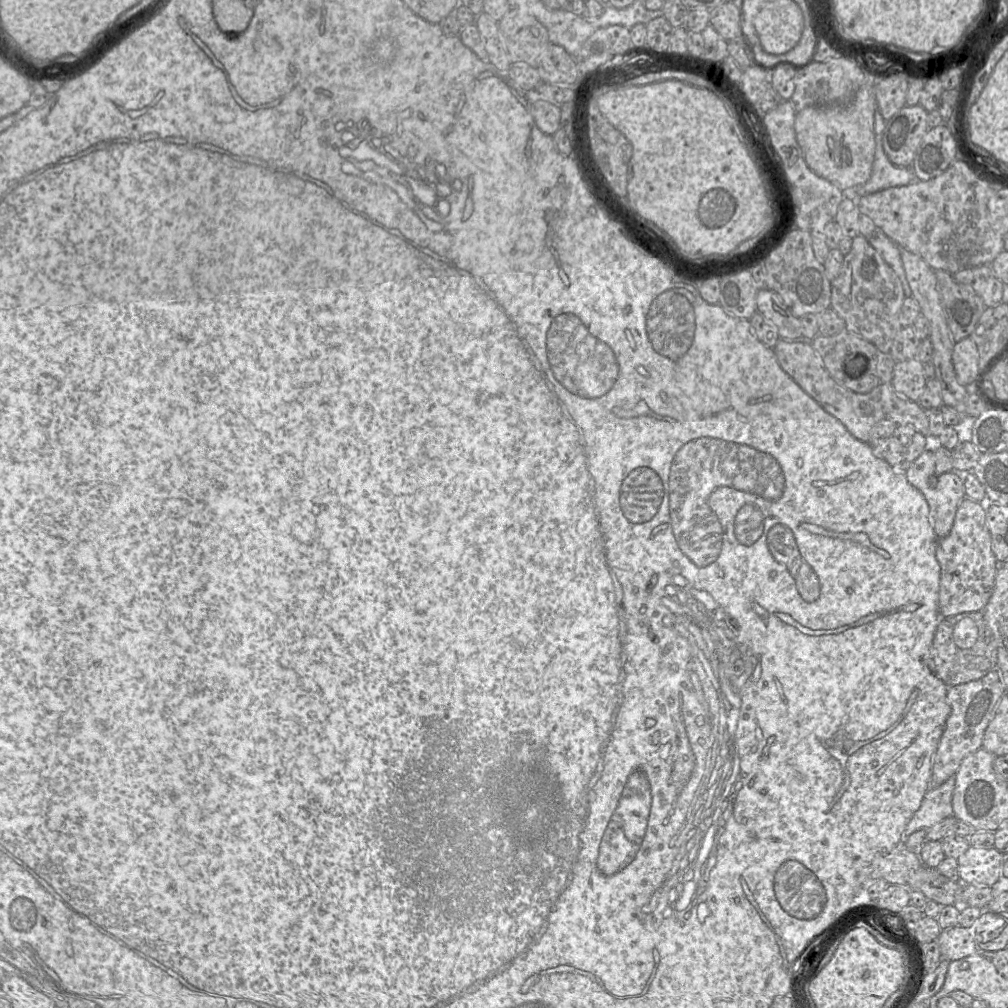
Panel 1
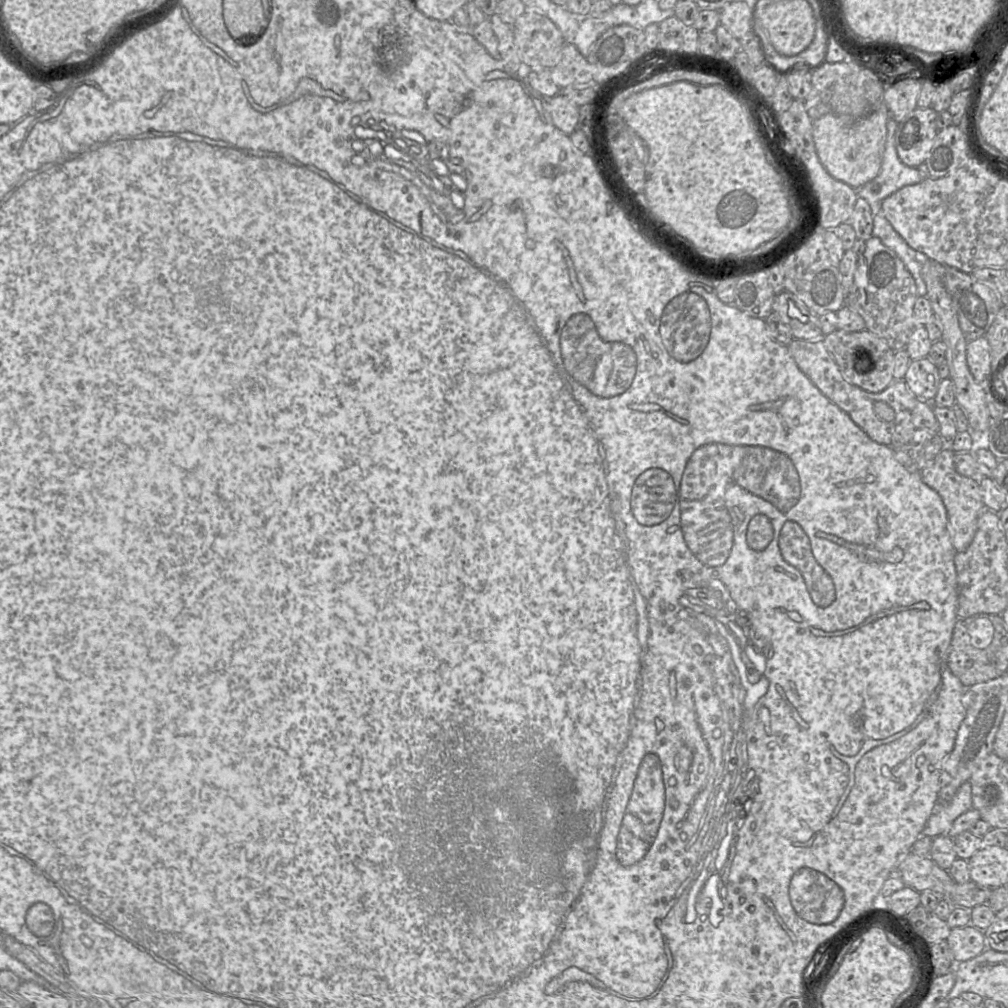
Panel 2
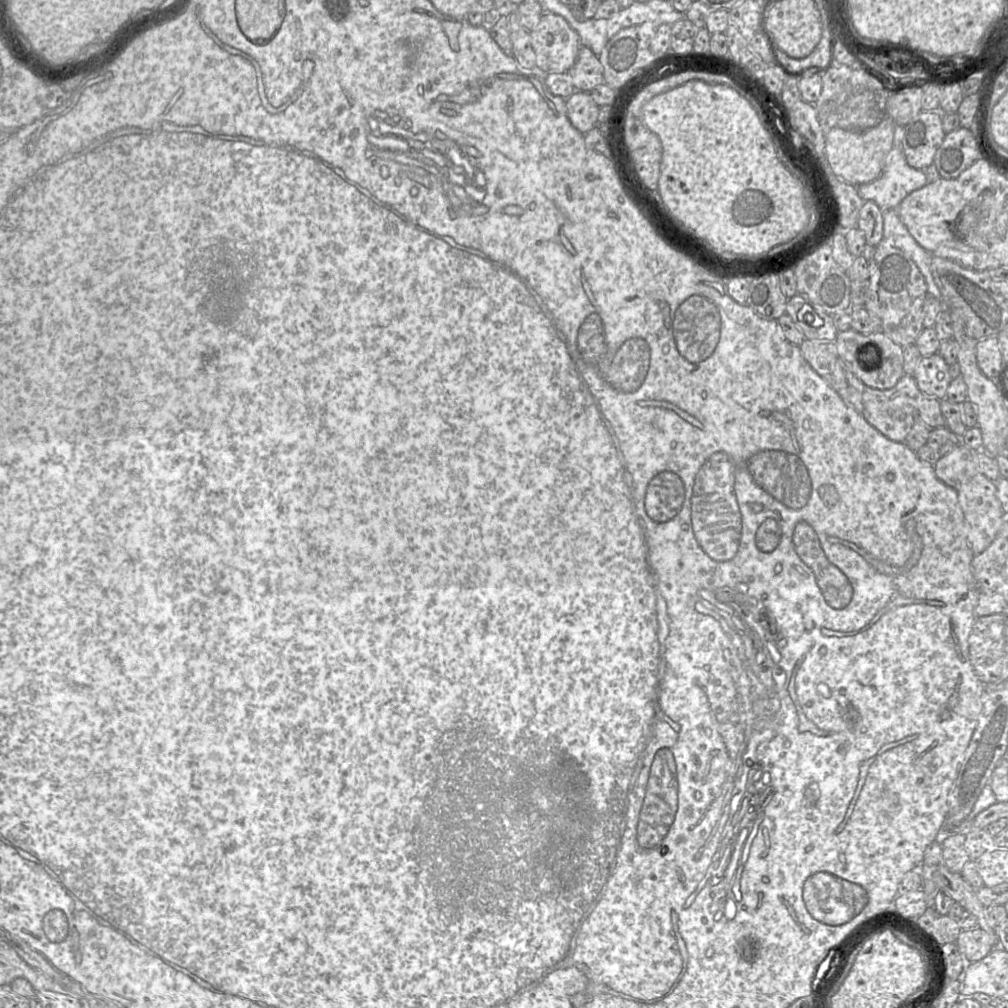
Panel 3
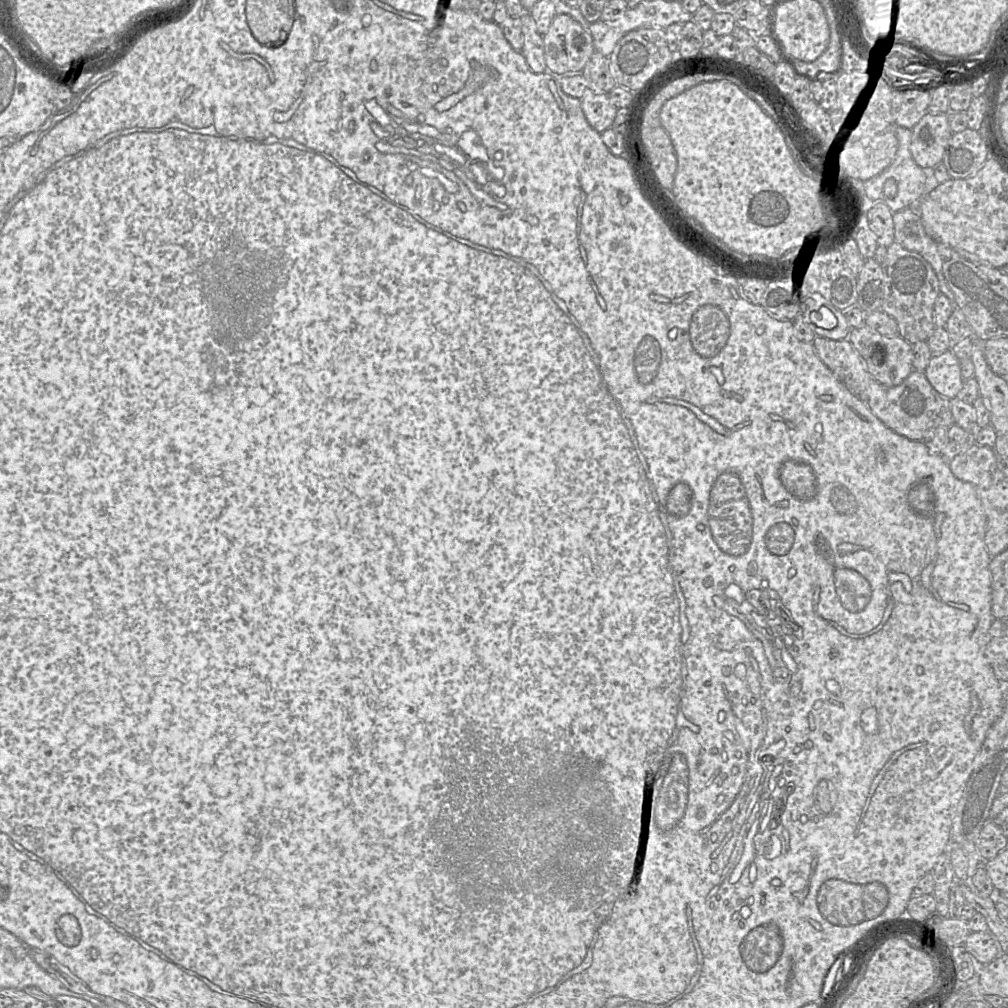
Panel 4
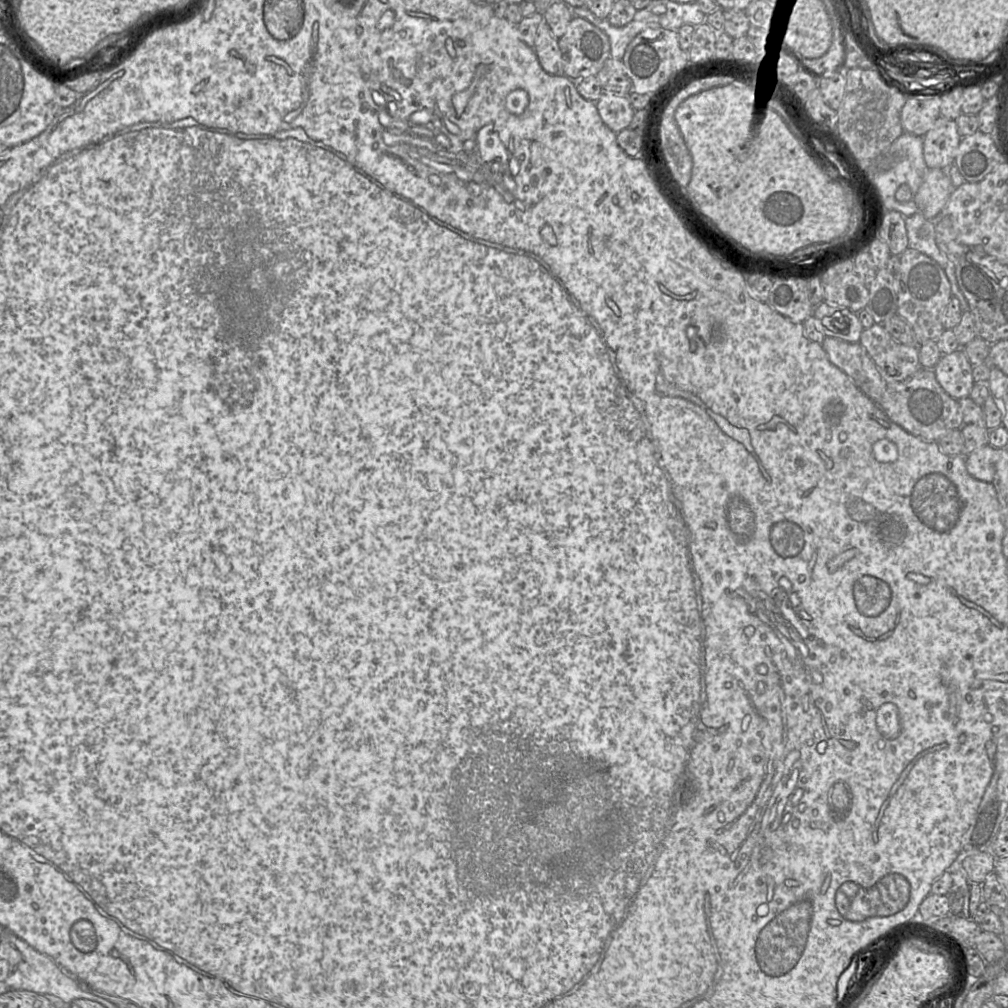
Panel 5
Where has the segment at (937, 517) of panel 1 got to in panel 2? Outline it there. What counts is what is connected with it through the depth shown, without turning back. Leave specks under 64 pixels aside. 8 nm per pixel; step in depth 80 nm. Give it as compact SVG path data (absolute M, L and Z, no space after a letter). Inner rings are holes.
M944 448L934 460L919 472L923 482L940 495L947 510L952 544L960 552L965 550L971 543L980 514L984 509L989 508L985 508L983 502L980 480L957 472L954 464L955 454L956 452L951 448Z

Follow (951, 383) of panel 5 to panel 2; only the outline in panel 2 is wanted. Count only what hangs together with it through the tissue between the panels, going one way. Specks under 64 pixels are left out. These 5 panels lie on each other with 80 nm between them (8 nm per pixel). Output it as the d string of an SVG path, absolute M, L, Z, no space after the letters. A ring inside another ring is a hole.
M923 358L911 361L903 380L920 400L932 401L942 378L937 366Z

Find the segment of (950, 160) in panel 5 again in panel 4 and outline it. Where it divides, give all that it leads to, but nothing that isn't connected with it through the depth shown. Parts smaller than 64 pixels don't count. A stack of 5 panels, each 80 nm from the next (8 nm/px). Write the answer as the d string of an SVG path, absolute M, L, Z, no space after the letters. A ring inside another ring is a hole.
M927 113L911 129L910 152L922 169L933 169L940 163L953 135L947 114Z

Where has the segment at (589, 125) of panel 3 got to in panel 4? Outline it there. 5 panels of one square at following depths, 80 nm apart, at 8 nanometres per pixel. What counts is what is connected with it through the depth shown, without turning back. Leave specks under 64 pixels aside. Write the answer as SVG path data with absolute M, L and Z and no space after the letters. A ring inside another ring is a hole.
M588 92L582 99L582 110L589 125L599 133L611 128L618 112L608 94Z

